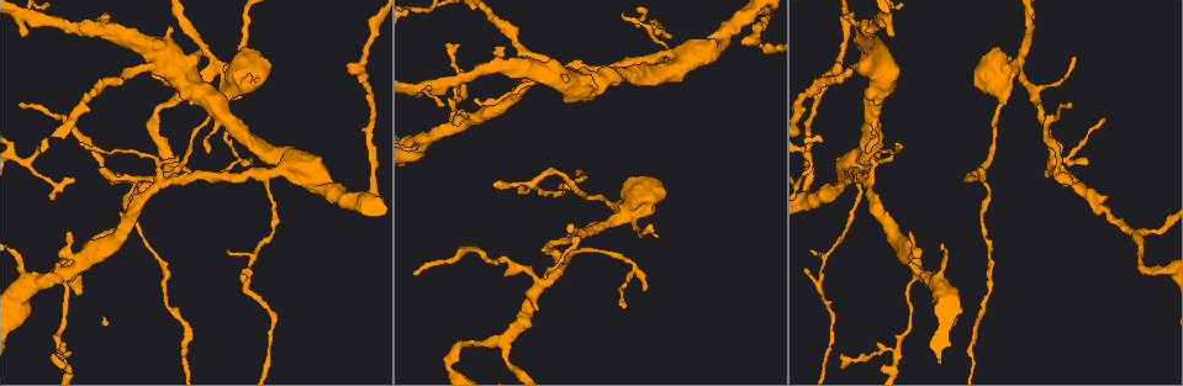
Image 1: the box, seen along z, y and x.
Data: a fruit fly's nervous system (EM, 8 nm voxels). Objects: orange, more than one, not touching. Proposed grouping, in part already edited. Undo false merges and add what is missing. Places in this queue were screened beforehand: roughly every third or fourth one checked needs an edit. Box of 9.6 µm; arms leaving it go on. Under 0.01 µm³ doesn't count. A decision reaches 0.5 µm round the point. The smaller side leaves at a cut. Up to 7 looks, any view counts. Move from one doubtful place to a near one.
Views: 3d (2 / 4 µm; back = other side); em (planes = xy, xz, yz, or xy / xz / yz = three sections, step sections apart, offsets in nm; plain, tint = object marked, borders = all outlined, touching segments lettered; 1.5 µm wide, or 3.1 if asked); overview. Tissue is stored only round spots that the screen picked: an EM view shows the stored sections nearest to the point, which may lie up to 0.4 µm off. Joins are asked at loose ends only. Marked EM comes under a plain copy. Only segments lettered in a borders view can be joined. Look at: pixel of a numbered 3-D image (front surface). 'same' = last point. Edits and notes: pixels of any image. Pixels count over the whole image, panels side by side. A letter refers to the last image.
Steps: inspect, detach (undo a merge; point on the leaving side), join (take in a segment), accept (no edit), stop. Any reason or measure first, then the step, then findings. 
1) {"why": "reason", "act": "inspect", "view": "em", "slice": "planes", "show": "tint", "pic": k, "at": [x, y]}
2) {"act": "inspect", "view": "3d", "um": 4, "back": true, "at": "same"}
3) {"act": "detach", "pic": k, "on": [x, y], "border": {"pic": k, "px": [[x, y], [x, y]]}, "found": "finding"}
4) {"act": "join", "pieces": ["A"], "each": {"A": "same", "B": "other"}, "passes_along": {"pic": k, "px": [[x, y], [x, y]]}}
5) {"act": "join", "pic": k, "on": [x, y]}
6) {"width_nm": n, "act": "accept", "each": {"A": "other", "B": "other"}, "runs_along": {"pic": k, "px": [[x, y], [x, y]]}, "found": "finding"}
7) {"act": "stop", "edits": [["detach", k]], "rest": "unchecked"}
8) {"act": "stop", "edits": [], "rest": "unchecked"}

{"why": "branch stops here", "act": "inspect", "view": "3d", "um": 4, "pic": 1, "at": [457, 44]}

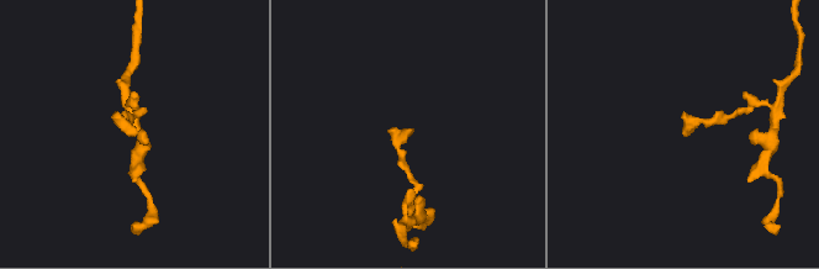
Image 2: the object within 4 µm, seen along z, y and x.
{"act": "inspect", "view": "em", "slice": "planes", "show": "borders", "pic": 2, "at": [412, 129]}

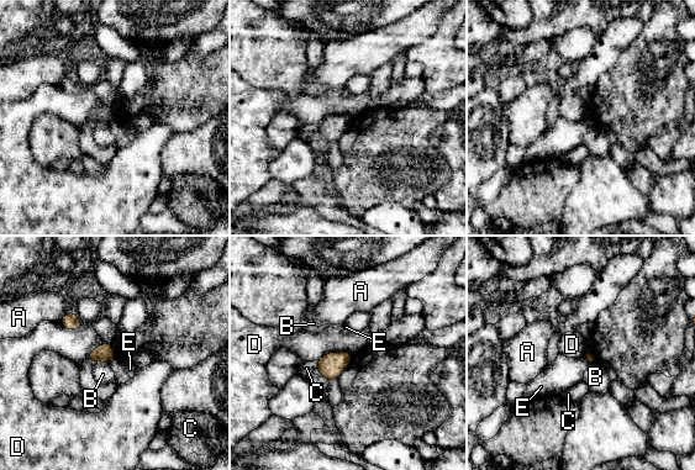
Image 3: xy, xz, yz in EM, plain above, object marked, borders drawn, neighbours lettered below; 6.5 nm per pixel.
{"act": "accept", "each": {"A": "other", "B": "other", "C": "other", "D": "other", "E": "other"}, "border": {"pic": 3, "px": [[352, 353], [328, 352], [319, 360]]}, "found": "no lettered segment goes on from it"}

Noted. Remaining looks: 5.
{"why": "small branch off a trunk", "act": "inspect", "view": "3d", "um": 2, "pic": 1, "at": [918, 275]}

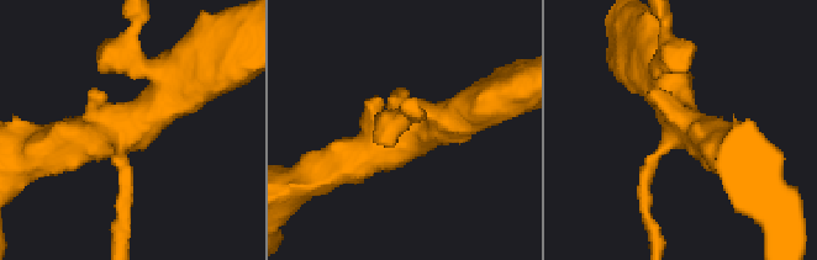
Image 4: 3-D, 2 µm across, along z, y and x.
{"why": "now the EM", "act": "inspect", "view": "em", "slice": "xy", "step": 8, "show": "tint", "pic": 4, "at": [677, 136]}

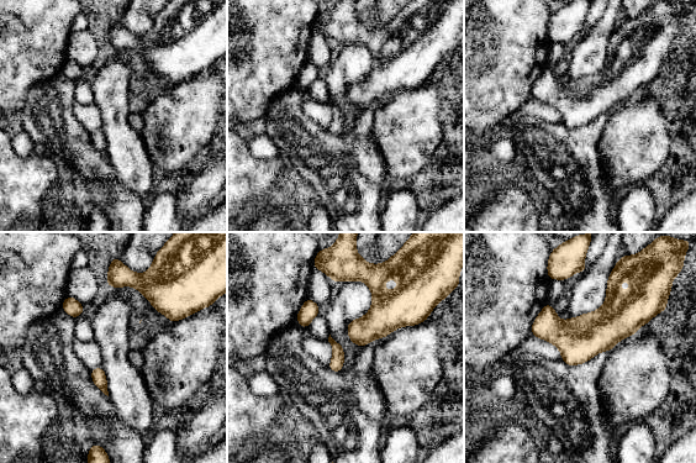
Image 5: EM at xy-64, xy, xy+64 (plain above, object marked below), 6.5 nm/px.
{"why": "see the neighbours", "act": "inspect", "view": "em", "slice": "xy", "step": 8, "show": "borders", "at": "same"}

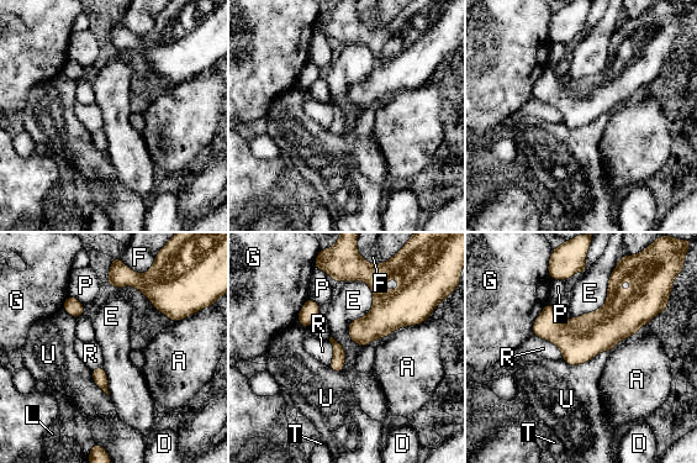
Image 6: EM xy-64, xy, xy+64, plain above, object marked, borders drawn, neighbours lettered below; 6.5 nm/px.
{"width_nm": 110, "act": "accept", "each": {"A": "other", "D": "other", "E": "other", "F": "other", "G": "other", "L": "other", "P": "other", "R": "other", "T": "other", "U": "other"}, "border": {"pic": 6, "px": [[610, 350], [574, 366], [561, 359]]}, "found": "all the same neuron"}

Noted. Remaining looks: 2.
{"why": "three arms meet", "act": "inspect", "view": "em", "slice": "yz", "step": 4, "show": "borders", "pic": 1, "at": [420, 96]}

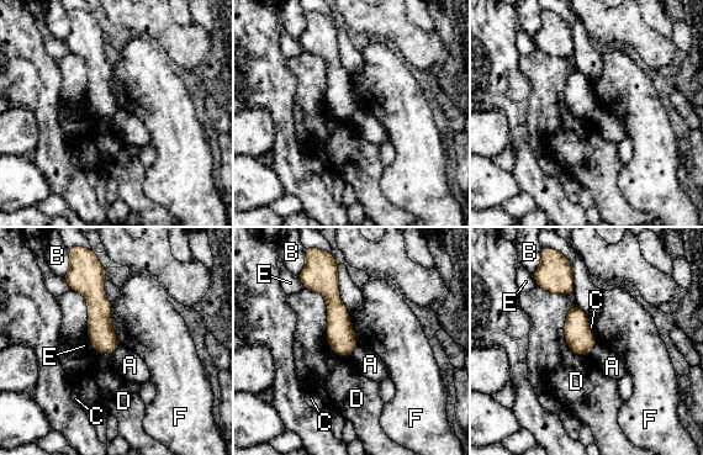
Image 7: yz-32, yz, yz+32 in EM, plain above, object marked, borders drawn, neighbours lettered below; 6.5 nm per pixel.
{"why": "another direction", "act": "inspect", "view": "em", "slice": "planes", "show": "borders", "at": "same"}

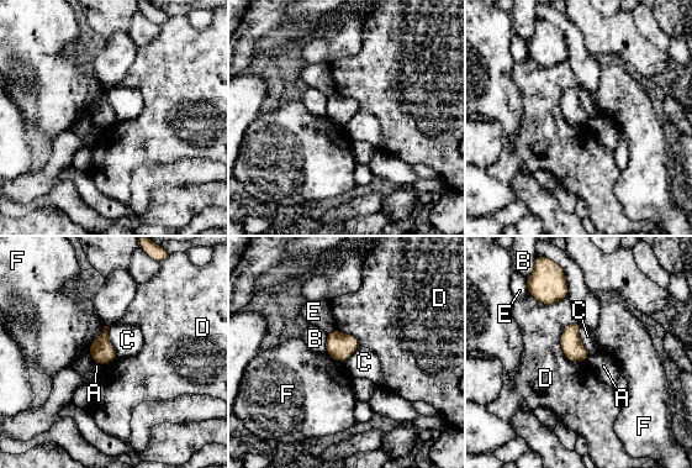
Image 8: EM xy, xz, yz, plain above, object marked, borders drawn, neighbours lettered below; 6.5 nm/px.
{"width_nm": 140, "act": "accept", "each": {"A": "other", "B": "other", "C": "other", "D": "other", "E": "other", "F": "other"}, "border": {"pic": 8, "px": [[109, 326], [109, 342], [117, 357]]}, "found": "no lettered segment goes on from it"}

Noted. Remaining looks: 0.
{"act": "stop", "edits": [], "rest": "unchecked"}

